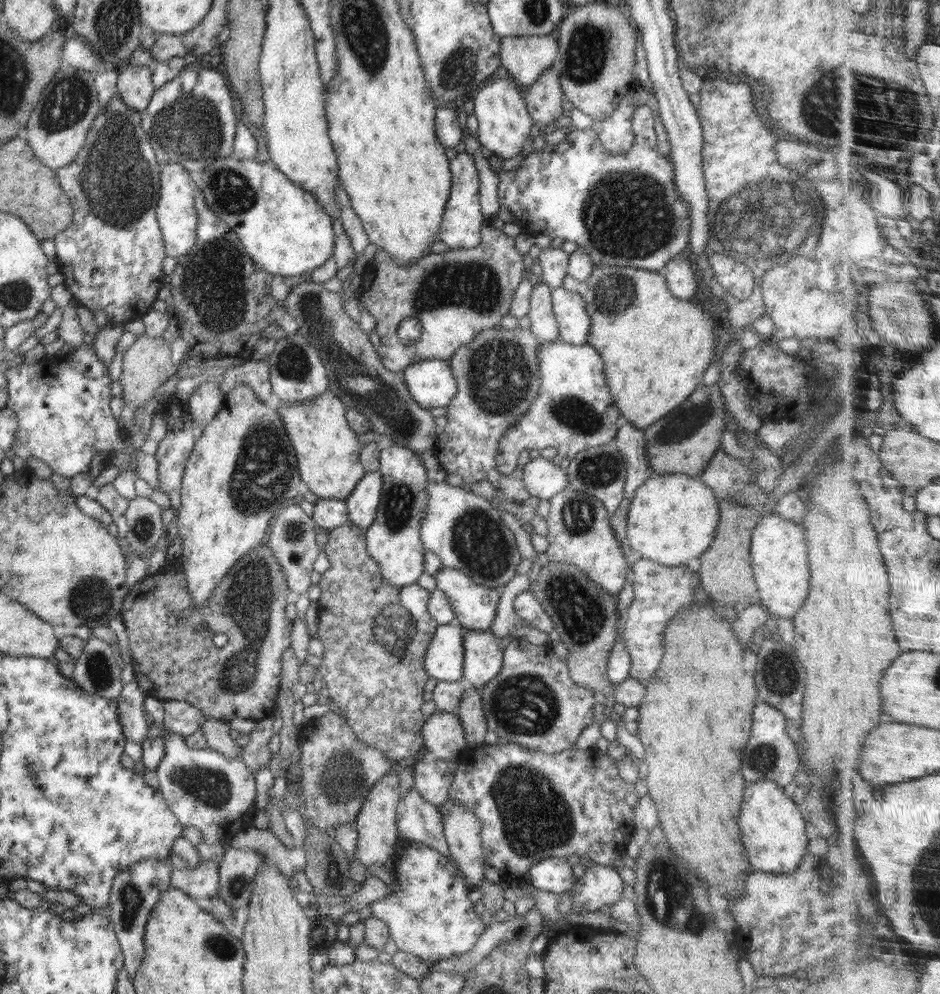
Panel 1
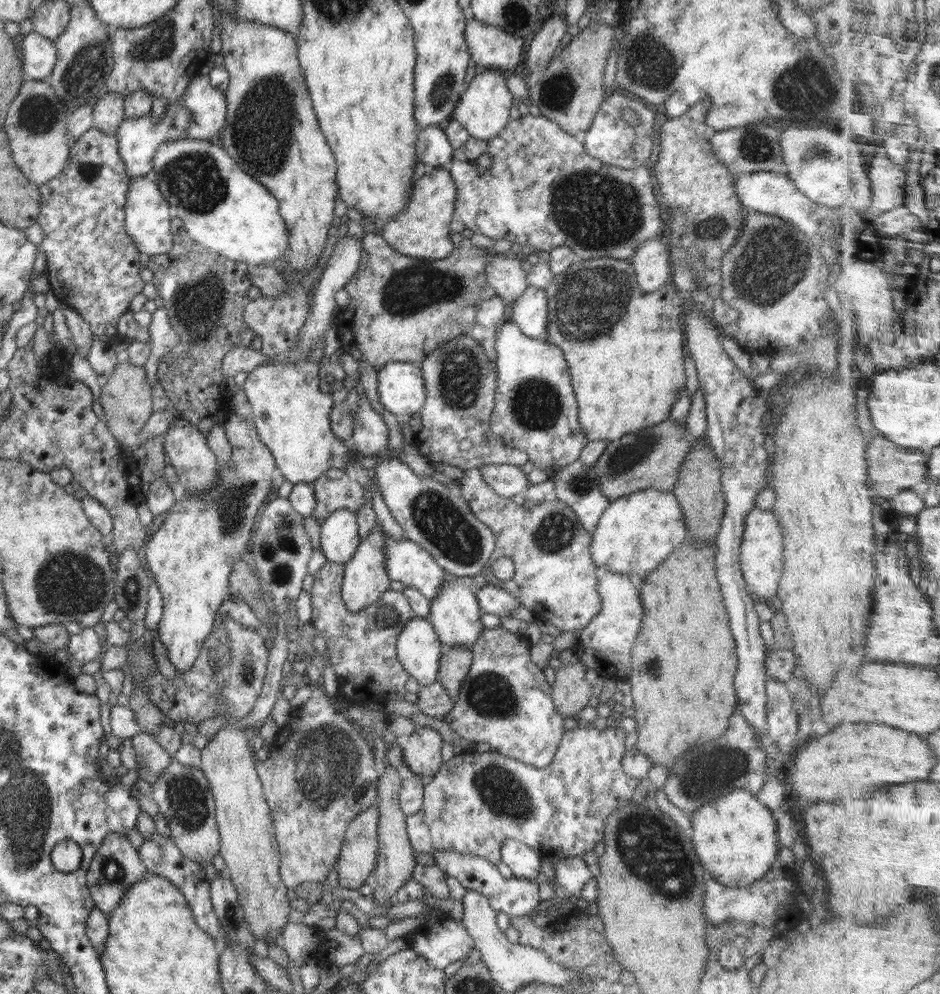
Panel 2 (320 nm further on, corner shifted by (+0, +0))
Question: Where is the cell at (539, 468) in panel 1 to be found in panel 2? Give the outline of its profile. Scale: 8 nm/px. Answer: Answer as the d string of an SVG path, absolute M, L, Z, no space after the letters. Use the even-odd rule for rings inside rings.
M485 464L479 466L478 469L482 473L484 482L496 494L506 498L526 492L527 488L532 485L521 466Z

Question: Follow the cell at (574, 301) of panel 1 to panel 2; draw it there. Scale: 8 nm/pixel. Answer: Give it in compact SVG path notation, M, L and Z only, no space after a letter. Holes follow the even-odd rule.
M527 286L527 289L516 299L514 304L508 304L509 322L518 325L520 331L528 338L544 340L548 334L548 300L545 289Z

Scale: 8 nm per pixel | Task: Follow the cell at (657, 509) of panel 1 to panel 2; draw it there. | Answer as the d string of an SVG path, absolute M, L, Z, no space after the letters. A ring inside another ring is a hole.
M646 488L614 499L602 513L591 533L591 559L614 574L650 572L664 556L689 538L682 509L672 491Z

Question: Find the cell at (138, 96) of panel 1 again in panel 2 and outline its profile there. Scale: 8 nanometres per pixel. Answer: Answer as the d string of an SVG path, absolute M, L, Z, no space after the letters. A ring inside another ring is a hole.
M106 92L93 109L93 127L104 134L115 134L125 119L124 94Z

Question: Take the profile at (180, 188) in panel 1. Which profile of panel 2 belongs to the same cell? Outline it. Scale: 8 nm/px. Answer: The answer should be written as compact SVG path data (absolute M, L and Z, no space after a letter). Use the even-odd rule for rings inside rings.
M145 176L134 177L127 190L125 202L125 229L128 236L135 242L139 252L152 255L163 255L173 248L171 220L174 217L172 206L164 200L159 186Z

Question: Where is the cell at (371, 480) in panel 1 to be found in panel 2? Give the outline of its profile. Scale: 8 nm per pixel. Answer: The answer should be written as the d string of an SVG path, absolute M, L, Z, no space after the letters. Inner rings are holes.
M345 508L335 510L320 528L320 546L327 560L345 564L361 543L357 513Z

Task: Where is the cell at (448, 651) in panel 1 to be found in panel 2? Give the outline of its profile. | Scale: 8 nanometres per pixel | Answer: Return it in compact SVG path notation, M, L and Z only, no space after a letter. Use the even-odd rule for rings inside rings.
M416 615L404 625L396 641L399 661L420 685L438 680L439 660L444 648L429 619Z

